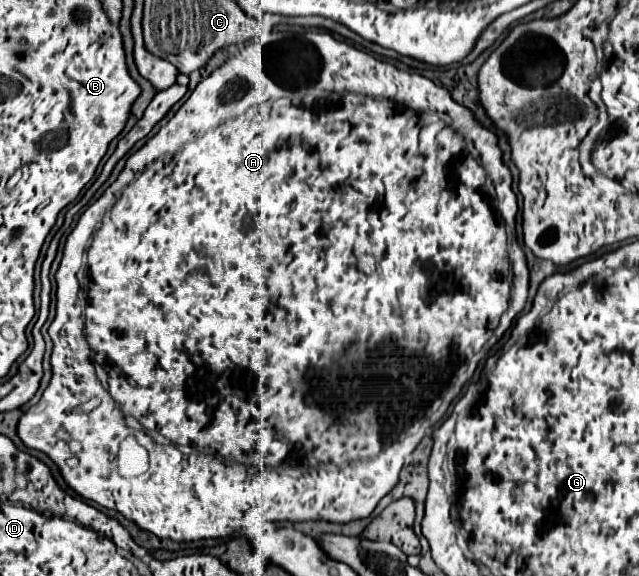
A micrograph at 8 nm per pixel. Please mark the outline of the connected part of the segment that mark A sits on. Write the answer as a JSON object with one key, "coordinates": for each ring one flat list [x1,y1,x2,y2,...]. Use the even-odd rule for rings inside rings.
{"coordinates":[[276,32,276,38,266,48,252,40,252,44,248,44,240,54,228,58,220,68,200,80,192,96,180,106,174,118,128,158,126,168,117,180,86,209,67,237,63,258,55,274,58,302,56,318,50,326,53,342,50,358,52,380,40,402,20,418,20,440,26,448,44,452,60,468,64,482,76,494,104,508,118,510,146,532,152,532,158,538,170,538,174,542,226,538,232,532,244,528,250,520,326,520,344,524,368,518,376,504,396,486,406,456,410,456,412,450,420,444,424,432,446,414,450,402,460,394,466,380,472,378,476,368,468,366,468,362,488,342,498,326,502,312,506,308,524,308,526,304,526,256,522,252,522,258,516,260,516,254,510,252,512,248,508,248,506,222,500,218,500,214,496,218,494,196,488,182,490,178,494,184,498,184,498,212,518,210,516,194,512,188,508,190,508,184,512,184,510,170,500,160,502,152,498,148,498,136,480,126,468,108,452,100,446,88,440,88,420,74,402,72,396,66,380,62,374,56,332,38,326,32],[466,128,482,128,482,134,466,134],[83,268,86,271,86,282,78,284,76,274],[80,286,82,291,79,296,85,300,84,308,78,298],[89,344,93,362,96,355,108,374,112,396,96,378],[112,398,120,404,120,408,112,406],[122,410,134,416,146,430,162,434,172,444,154,444,146,432,142,434,128,428],[126,436,136,436,136,440,140,440,150,456,150,468,146,474,136,478,114,476,118,442,122,442],[74,442,82,446,78,454,70,450]]}

